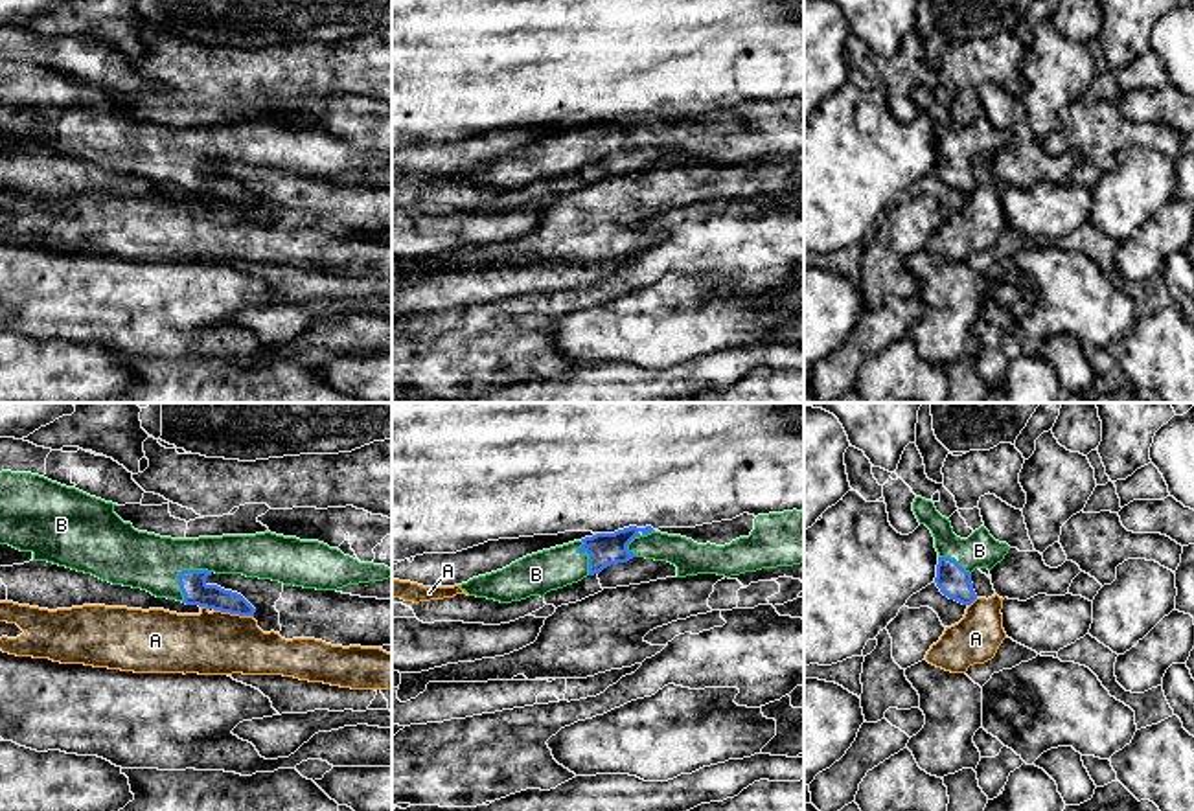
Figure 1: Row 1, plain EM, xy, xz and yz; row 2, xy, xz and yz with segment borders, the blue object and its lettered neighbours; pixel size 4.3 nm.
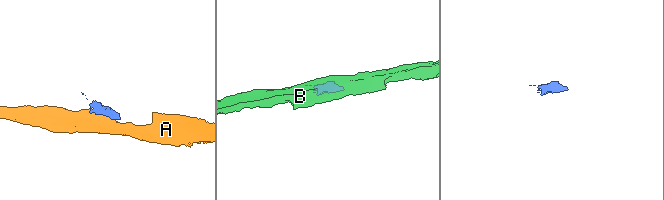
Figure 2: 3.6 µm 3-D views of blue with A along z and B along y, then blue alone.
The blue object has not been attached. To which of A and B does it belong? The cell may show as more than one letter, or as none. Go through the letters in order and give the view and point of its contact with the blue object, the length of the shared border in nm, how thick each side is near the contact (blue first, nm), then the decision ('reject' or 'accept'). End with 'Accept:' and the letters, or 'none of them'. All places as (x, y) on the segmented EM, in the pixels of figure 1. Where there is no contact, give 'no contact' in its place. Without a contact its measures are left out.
A: xy (234, 613) | 180 nm | 120/280 nm | reject
B: xy (181, 572) | 190 nm | 120/240 nm | accept
Accept: B

